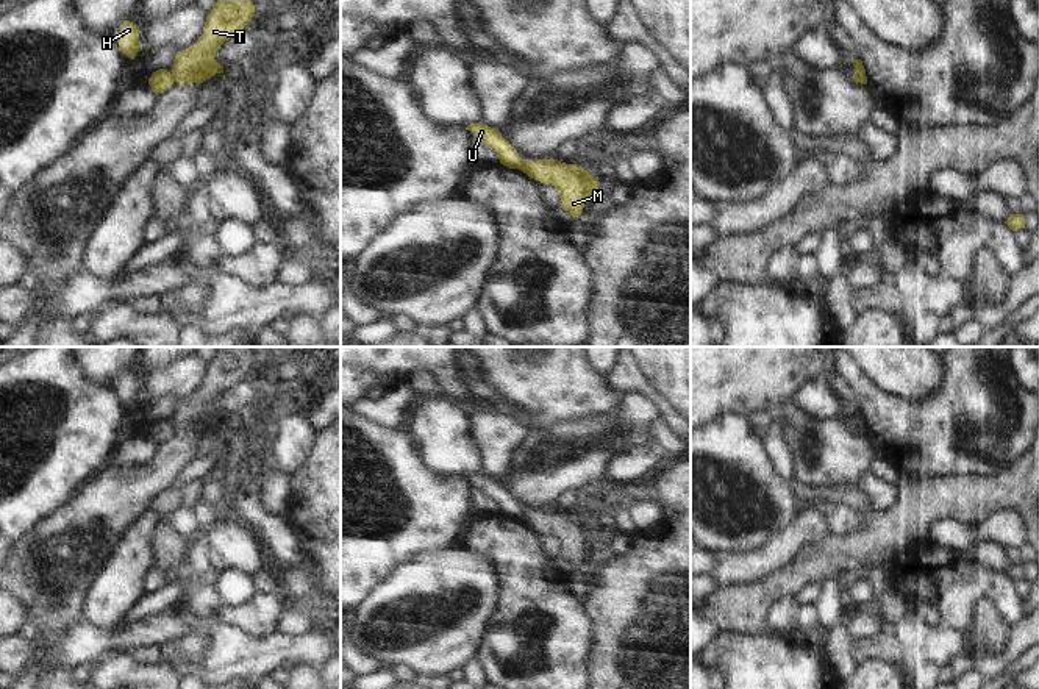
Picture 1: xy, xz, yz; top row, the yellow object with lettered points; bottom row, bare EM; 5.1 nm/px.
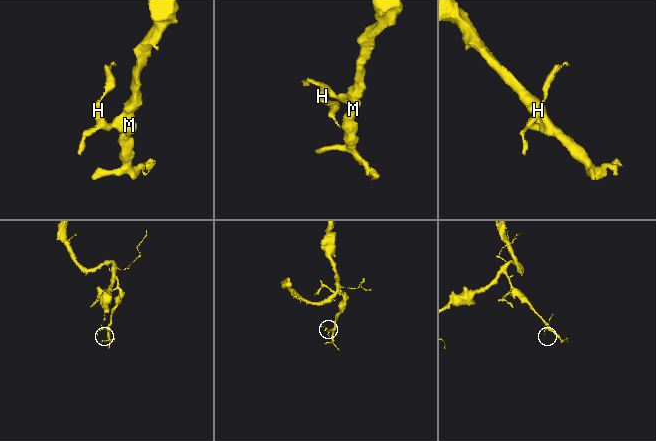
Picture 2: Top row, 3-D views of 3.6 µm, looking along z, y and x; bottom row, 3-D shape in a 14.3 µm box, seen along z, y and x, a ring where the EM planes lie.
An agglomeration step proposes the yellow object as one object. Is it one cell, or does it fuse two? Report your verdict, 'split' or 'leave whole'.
split

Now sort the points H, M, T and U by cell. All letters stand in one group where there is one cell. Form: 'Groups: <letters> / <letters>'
Groups: H U / M T

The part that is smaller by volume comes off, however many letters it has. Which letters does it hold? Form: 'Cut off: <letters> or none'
Cut off: H, U

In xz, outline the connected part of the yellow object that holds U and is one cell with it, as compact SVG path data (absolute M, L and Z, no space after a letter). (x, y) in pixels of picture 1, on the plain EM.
M470 473L466 480L473 483L473 489L494 500L500 509L500 514L509 519L519 519L523 514L523 509L519 506L517 500L497 478L491 478L486 473Z

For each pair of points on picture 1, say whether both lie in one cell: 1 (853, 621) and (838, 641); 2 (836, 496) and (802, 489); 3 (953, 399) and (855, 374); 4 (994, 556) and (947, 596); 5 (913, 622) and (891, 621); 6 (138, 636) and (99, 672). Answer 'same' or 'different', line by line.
1: different
2: same
3: same
4: different
5: different
6: different

